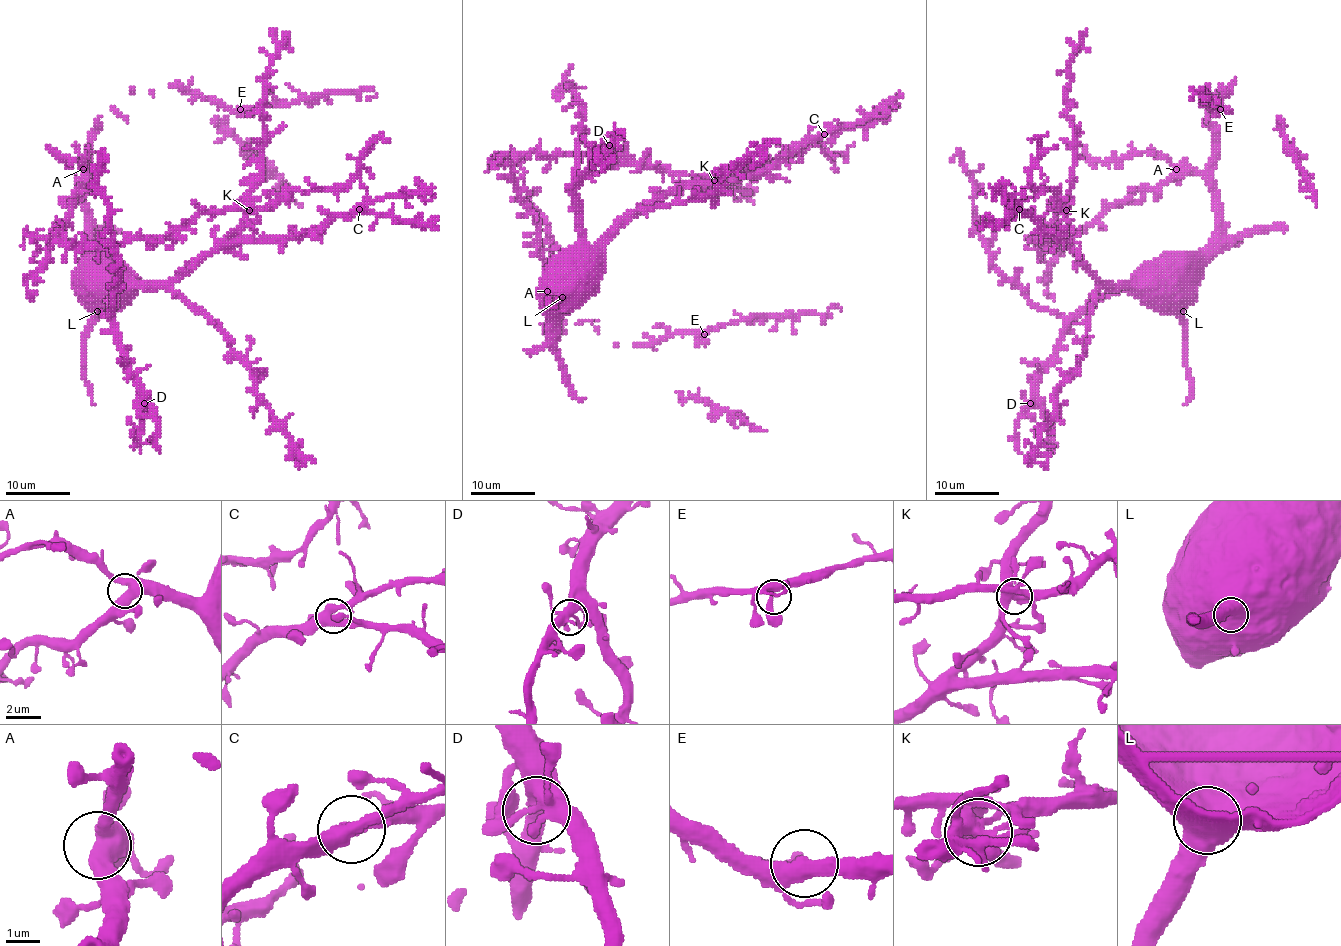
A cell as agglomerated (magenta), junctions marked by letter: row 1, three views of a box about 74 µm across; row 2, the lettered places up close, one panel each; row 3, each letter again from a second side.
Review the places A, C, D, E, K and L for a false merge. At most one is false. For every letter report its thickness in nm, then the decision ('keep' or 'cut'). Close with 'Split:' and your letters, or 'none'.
A: 440 nm | keep
C: 440 nm | keep
D: 440 nm | keep
E: 380 nm | keep
K: 440 nm | cut
L: 550 nm | keep
Split: K

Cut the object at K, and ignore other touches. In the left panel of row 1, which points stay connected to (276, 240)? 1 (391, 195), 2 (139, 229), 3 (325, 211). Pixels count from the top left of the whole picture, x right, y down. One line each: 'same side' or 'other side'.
1: same side
2: other side
3: same side

